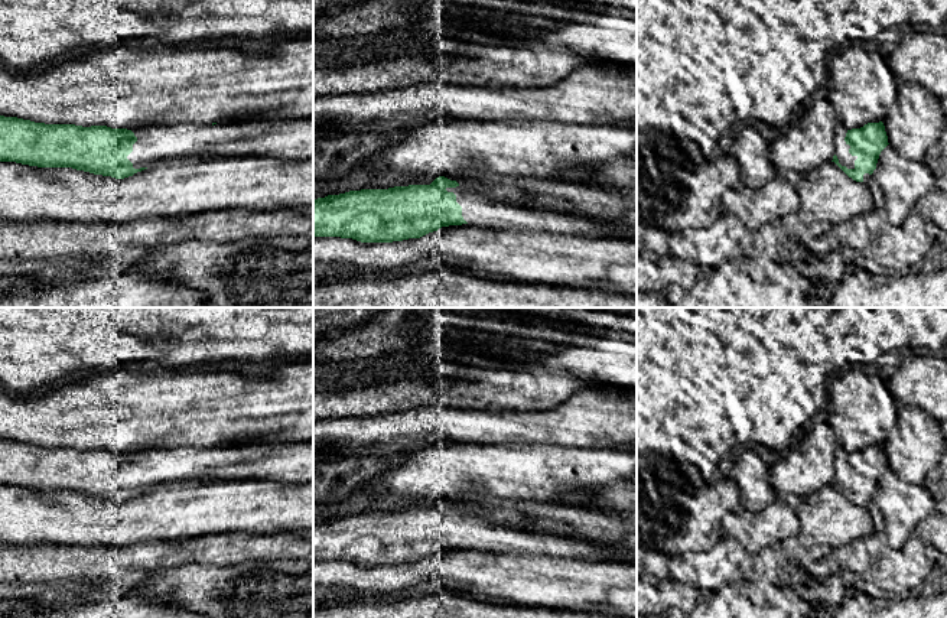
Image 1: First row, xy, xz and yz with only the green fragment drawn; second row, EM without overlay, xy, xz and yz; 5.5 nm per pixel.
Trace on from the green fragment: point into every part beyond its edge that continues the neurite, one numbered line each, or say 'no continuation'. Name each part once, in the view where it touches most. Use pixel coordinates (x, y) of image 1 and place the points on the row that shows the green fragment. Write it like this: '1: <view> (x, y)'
1: yz (840, 148)

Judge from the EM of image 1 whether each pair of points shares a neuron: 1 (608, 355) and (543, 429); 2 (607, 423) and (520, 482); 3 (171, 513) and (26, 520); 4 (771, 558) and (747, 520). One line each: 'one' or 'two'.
1: two
2: two
3: one
4: two

